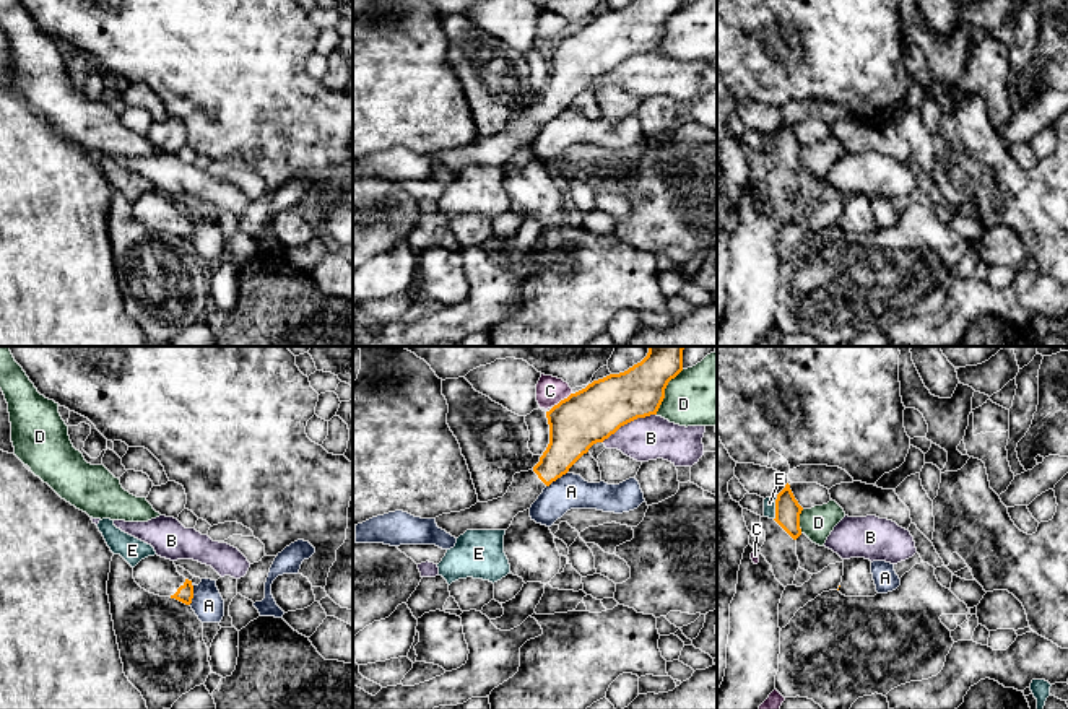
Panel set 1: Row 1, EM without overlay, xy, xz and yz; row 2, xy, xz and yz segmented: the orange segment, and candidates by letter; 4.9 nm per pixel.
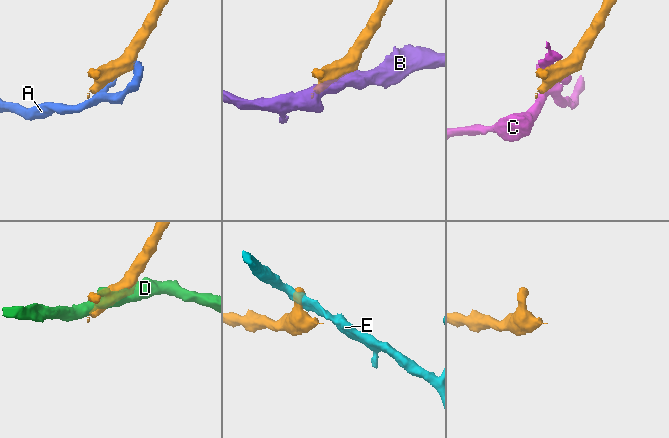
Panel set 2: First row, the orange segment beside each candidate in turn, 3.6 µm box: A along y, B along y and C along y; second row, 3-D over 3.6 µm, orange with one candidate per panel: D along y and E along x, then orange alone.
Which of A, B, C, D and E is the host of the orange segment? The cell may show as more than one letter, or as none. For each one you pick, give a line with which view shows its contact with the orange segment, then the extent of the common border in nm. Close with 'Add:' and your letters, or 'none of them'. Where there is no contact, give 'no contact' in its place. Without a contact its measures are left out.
Add: none of them

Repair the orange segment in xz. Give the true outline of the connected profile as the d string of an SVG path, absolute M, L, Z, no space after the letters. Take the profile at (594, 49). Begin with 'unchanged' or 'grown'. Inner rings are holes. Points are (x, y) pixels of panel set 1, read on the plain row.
grown; M634 0L624 8L610 10L593 16L585 24L571 29L549 47L546 47L549 60L549 80L540 98L528 107L514 111L514 117L502 133L476 138L470 145L460 148L442 150L436 153L439 164L458 174L467 166L507 166L519 148L532 143L546 122L561 114L569 104L588 88L588 85L608 75L621 62L650 50L657 50L665 24L671 15L683 7L683 0Z

